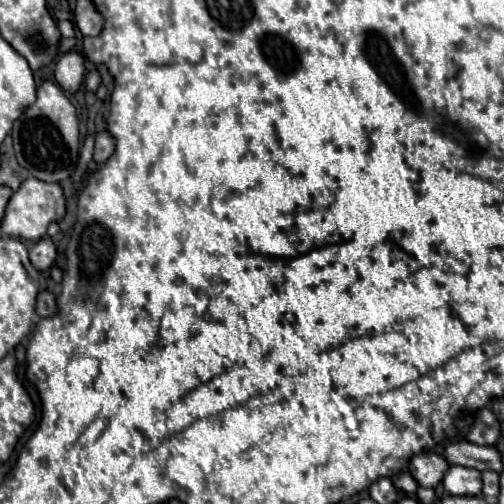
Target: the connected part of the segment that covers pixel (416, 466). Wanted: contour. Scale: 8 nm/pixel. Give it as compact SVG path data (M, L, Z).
M420 452L408 464L410 474L424 488L434 488L436 484L440 484L444 474L448 472L448 468L450 468L448 460L442 454L436 454L436 452Z

